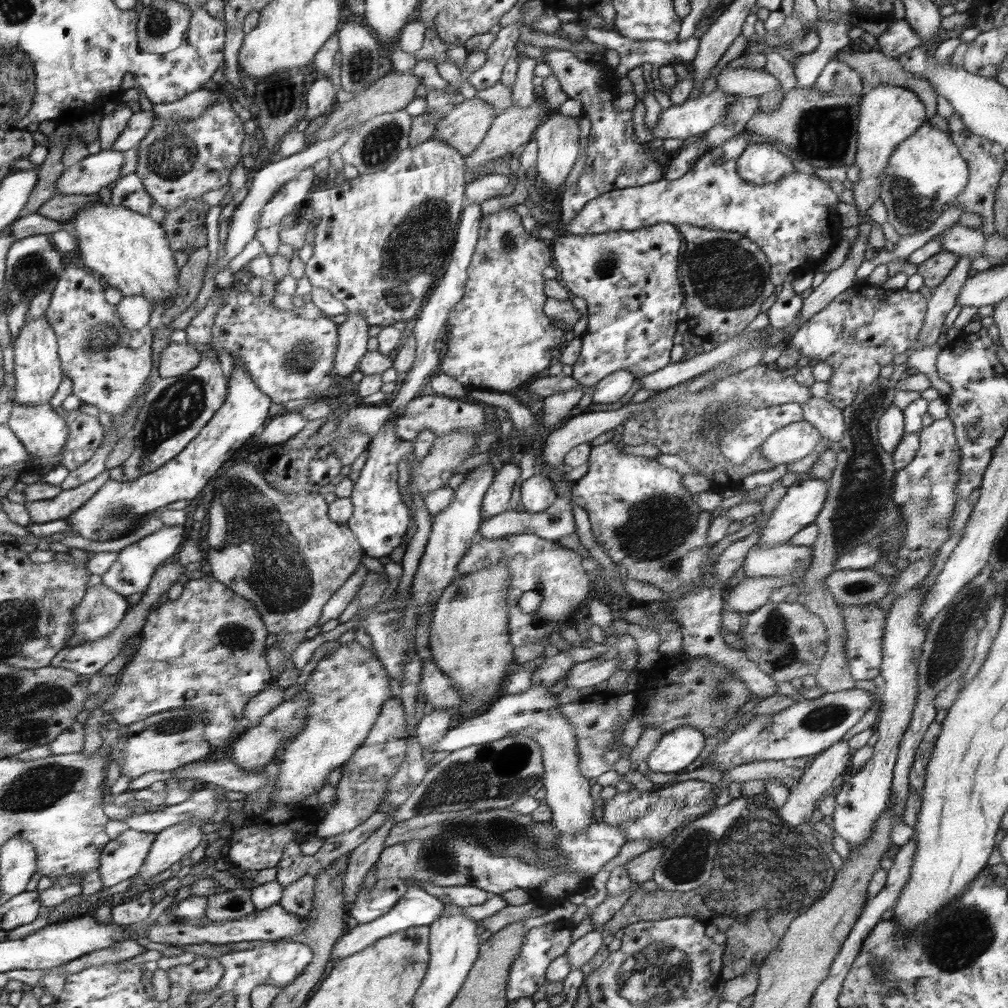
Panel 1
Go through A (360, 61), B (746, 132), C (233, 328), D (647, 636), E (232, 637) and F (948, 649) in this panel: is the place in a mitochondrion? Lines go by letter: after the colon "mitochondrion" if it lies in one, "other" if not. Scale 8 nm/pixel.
A: mitochondrion
B: other
C: other
D: other
E: mitochondrion
F: mitochondrion

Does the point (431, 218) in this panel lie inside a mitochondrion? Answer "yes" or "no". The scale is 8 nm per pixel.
yes

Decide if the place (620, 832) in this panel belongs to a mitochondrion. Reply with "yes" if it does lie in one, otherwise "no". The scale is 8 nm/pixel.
no

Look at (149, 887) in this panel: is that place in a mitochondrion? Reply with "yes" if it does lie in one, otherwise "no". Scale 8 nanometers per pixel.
no

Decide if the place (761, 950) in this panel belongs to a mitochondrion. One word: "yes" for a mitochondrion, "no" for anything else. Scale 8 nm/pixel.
no

